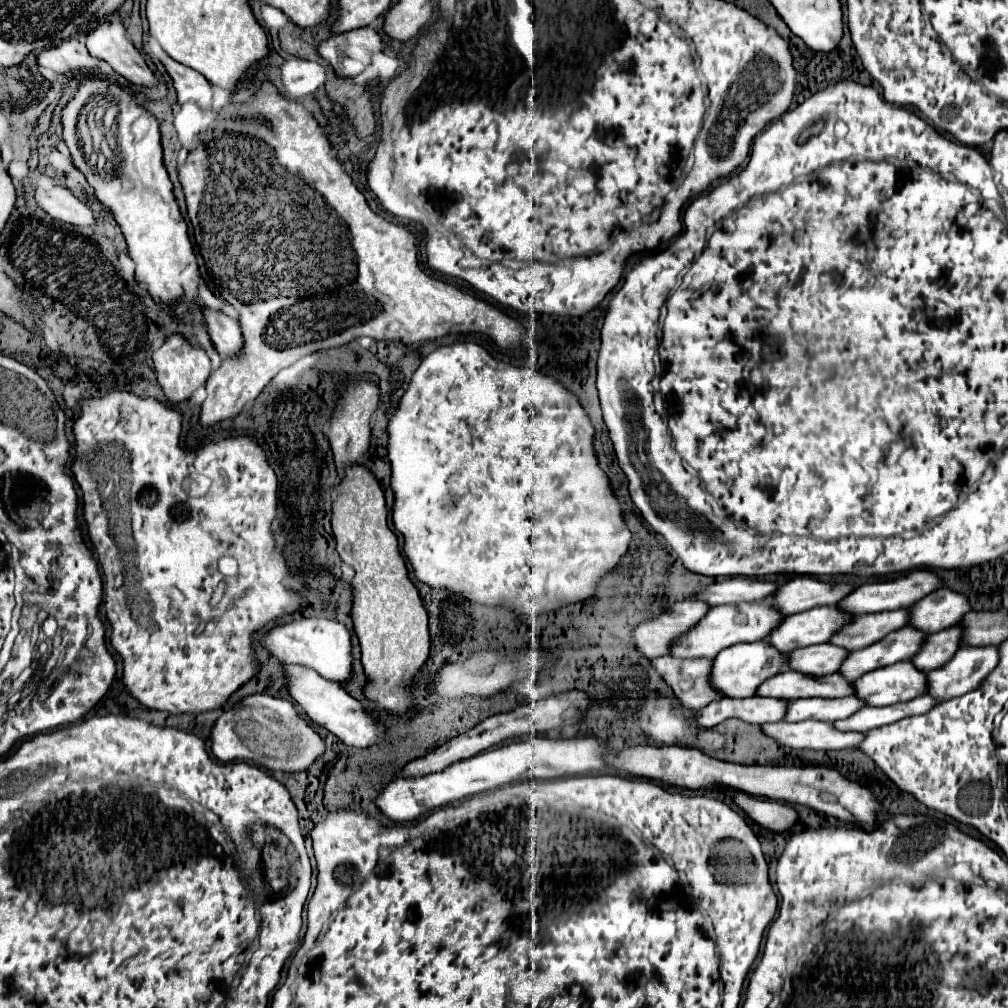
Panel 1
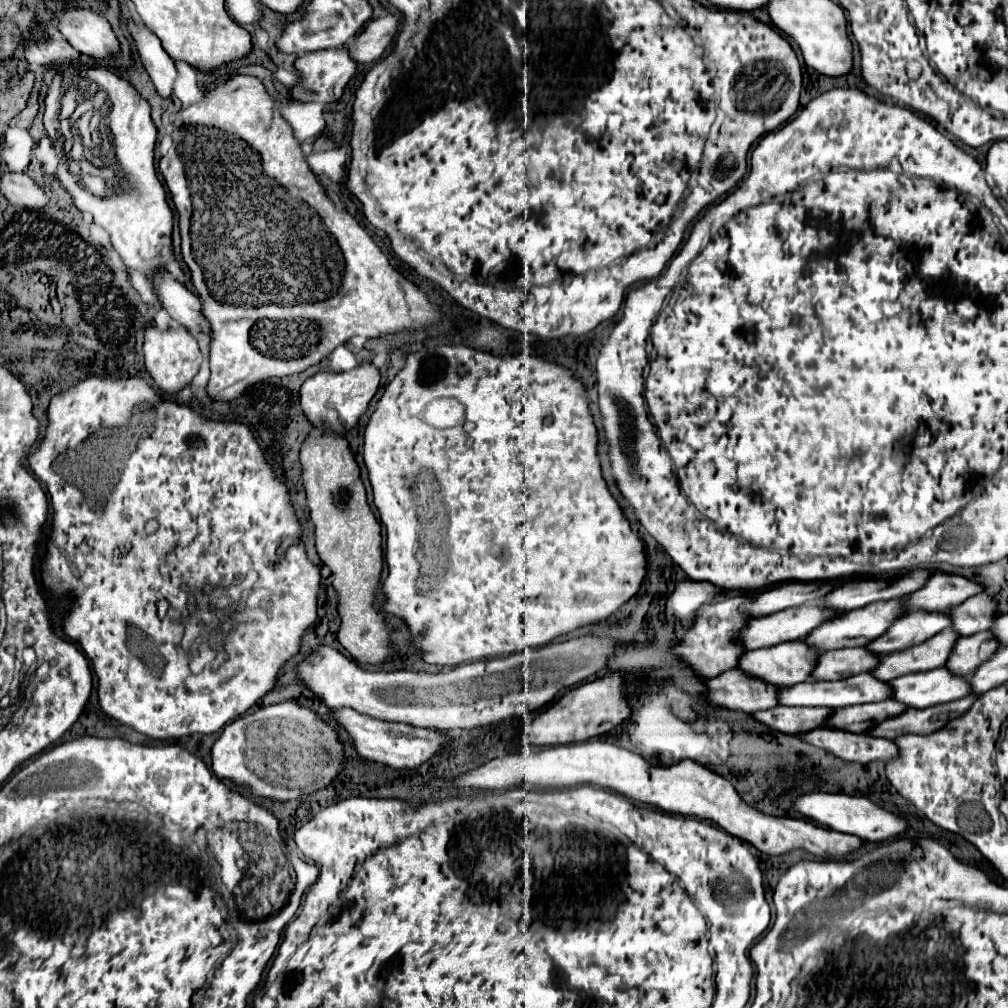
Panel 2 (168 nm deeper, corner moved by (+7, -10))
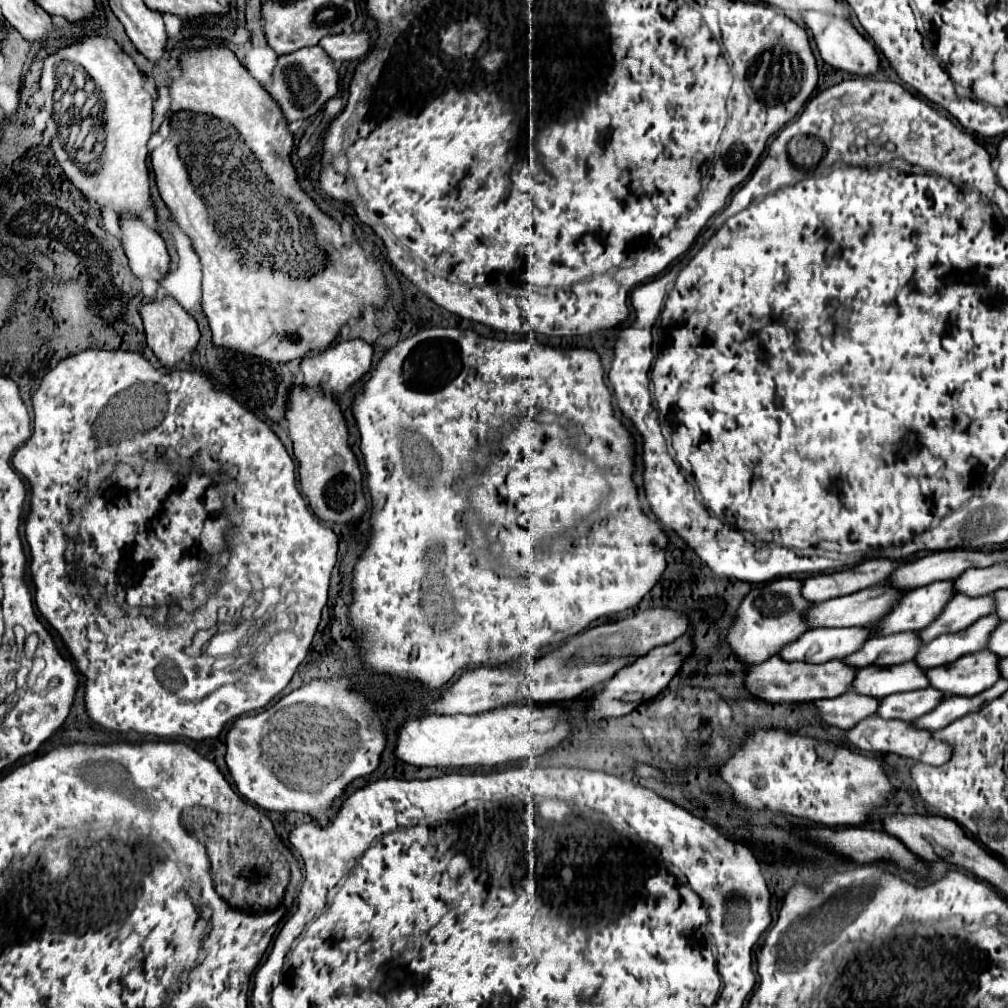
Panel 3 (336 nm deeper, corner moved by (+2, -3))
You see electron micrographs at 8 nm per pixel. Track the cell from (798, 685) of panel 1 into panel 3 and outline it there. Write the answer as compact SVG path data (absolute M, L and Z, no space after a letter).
M913 661L899 663L893 667L863 667L855 671L855 679L851 683L851 691L859 695L869 695L875 699L883 699L891 693L925 689L925 671L913 667Z

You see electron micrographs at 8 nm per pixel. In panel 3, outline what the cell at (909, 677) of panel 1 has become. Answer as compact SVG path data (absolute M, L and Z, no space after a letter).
M979 651L925 673L929 685L945 695L977 695L997 681L997 659L997 655Z

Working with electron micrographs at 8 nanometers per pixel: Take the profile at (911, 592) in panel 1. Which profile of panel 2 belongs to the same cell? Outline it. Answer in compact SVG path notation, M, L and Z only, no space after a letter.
M936 572L930 576L926 586L910 596L908 608L910 610L928 610L928 612L946 612L952 606L966 602L970 596L976 596L984 590L982 584L972 582L964 576L956 574L942 574Z

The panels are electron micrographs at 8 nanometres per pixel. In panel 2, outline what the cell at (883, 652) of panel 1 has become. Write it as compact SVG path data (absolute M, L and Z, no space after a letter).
M944 630L920 646L912 646L892 654L882 654L880 664L870 674L888 682L904 674L940 668L944 666L944 658L948 658L948 650L952 650L952 642L956 638L960 638L960 634L956 634L954 630Z

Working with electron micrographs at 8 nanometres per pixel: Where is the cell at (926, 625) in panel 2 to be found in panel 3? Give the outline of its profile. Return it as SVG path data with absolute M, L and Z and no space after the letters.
M955 595L939 613L939 617L919 631L921 643L929 643L937 635L943 633L957 633L971 623L975 623L979 617L985 617L993 611L993 597L977 597L969 599L967 595Z

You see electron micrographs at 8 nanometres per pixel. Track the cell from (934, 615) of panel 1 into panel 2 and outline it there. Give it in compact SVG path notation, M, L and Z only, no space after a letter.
M978 594L968 598L968 602L954 606L948 614L954 620L952 628L962 636L970 636L988 630L988 626L992 626L992 622L996 620L996 612L998 600L994 600L988 594Z

